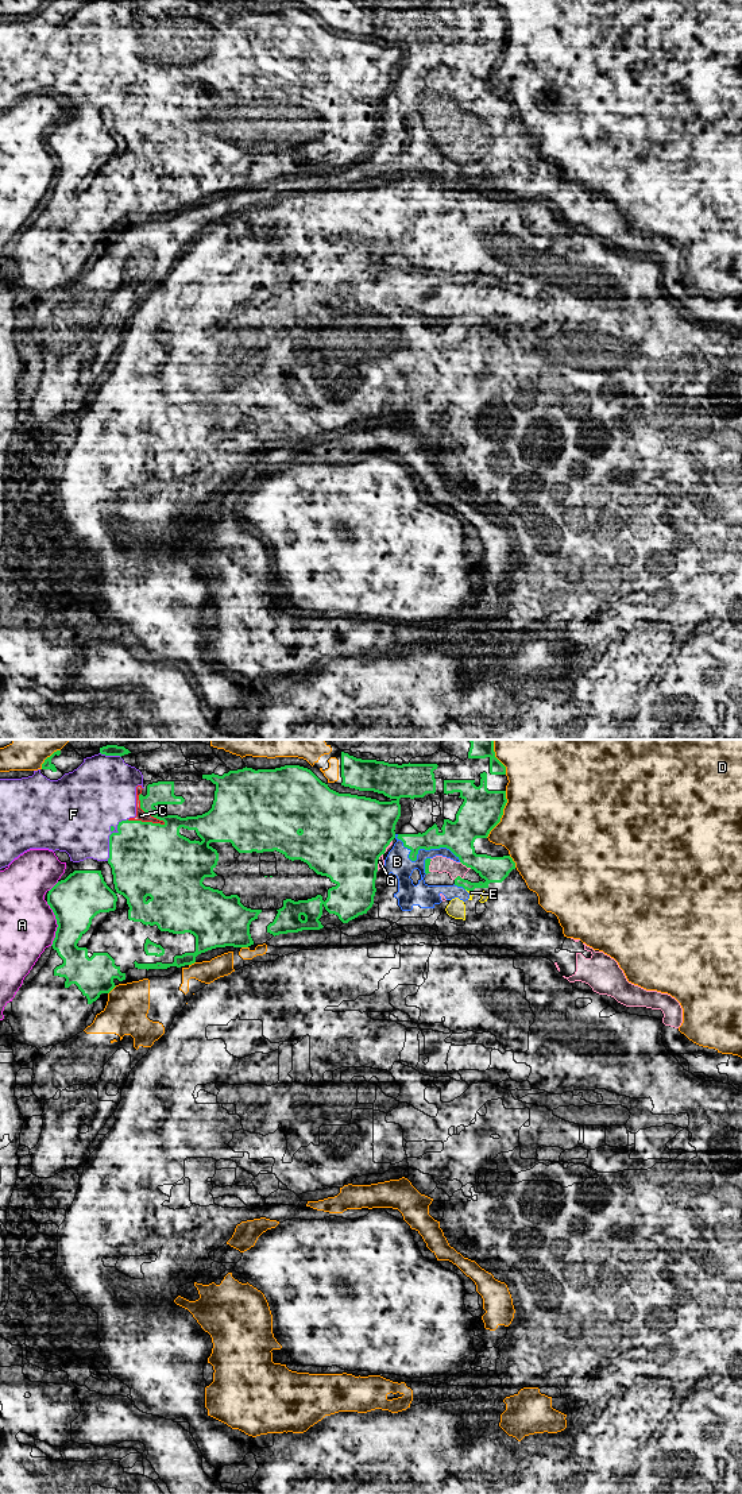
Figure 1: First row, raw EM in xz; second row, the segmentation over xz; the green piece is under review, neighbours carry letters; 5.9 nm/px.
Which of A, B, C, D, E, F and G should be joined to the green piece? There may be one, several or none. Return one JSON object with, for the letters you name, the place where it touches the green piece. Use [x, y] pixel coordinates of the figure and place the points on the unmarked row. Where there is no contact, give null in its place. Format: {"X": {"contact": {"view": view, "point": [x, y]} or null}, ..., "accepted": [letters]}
{"C": {"contact": {"view": "xz", "point": [146, 56]}}, "F": {"contact": {"view": "xz", "point": [109, 82]}}, "accepted": ["C", "F"]}

